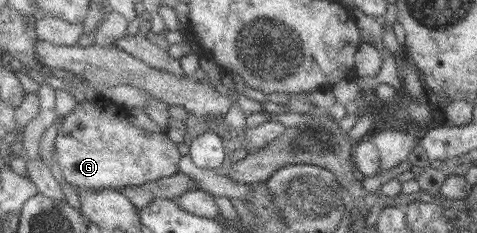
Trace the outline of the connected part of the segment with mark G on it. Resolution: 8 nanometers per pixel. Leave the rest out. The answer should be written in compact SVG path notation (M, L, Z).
M107 98L77 102L58 125L54 150L64 180L75 190L119 190L122 186L141 186L177 173L180 152L164 129L148 132L127 120L128 108Z

